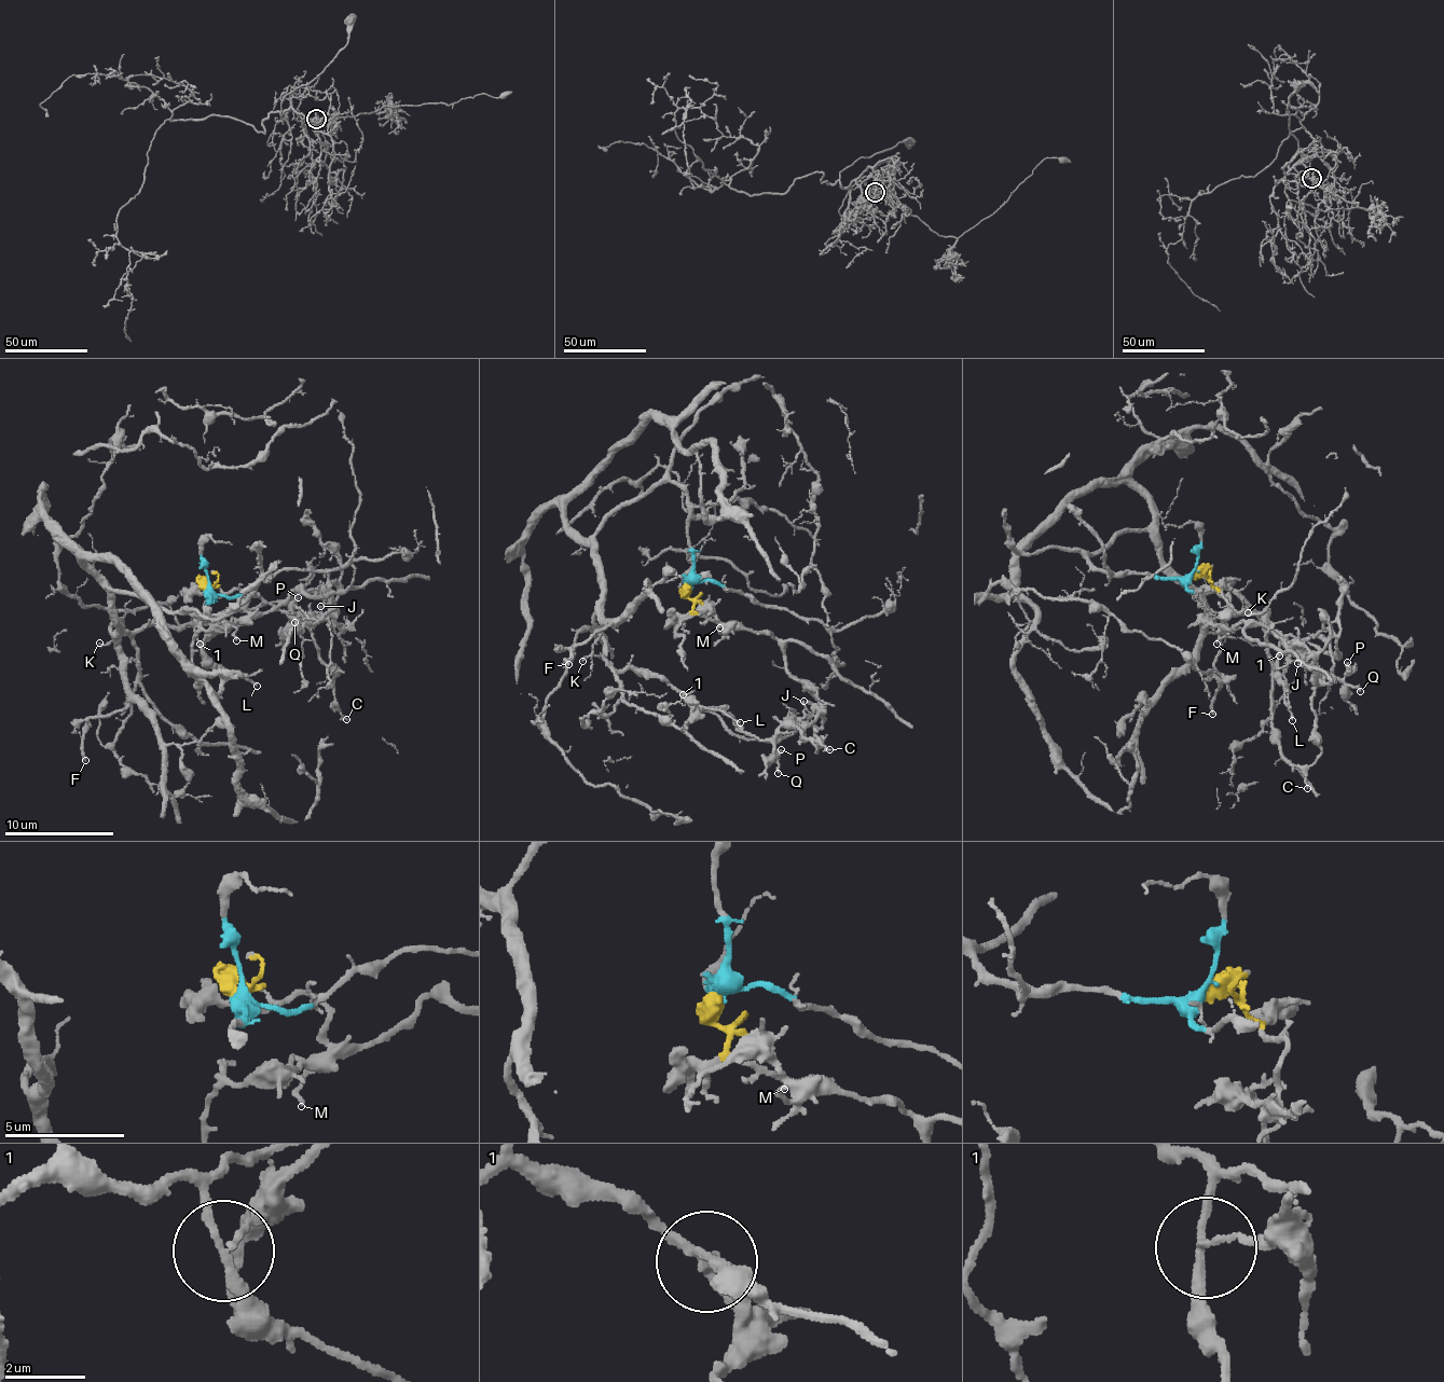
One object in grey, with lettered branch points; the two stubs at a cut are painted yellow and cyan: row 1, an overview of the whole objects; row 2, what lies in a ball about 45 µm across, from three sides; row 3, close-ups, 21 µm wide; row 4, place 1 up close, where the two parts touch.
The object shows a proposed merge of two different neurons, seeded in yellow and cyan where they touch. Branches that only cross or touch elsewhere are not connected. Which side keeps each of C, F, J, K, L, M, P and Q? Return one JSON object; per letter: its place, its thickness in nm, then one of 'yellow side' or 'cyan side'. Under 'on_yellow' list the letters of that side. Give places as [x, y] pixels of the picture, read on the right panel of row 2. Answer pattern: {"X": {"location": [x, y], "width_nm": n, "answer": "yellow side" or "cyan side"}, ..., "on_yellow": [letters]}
{"C": {"location": [1307, 788], "width_nm": 180, "answer": "yellow side"}, "F": {"location": [1212, 714], "width_nm": 220, "answer": "cyan side"}, "J": {"location": [1297, 663], "width_nm": 140, "answer": "yellow side"}, "K": {"location": [1248, 612], "width_nm": 140, "answer": "cyan side"}, "L": {"location": [1292, 720], "width_nm": 170, "answer": "cyan side"}, "M": {"location": [1216, 644], "width_nm": 180, "answer": "yellow side"}, "P": {"location": [1347, 662], "width_nm": 280, "answer": "yellow side"}, "Q": {"location": [1360, 691], "width_nm": 190, "answer": "yellow side"}, "on_yellow": ["C", "J", "M", "P", "Q"]}

